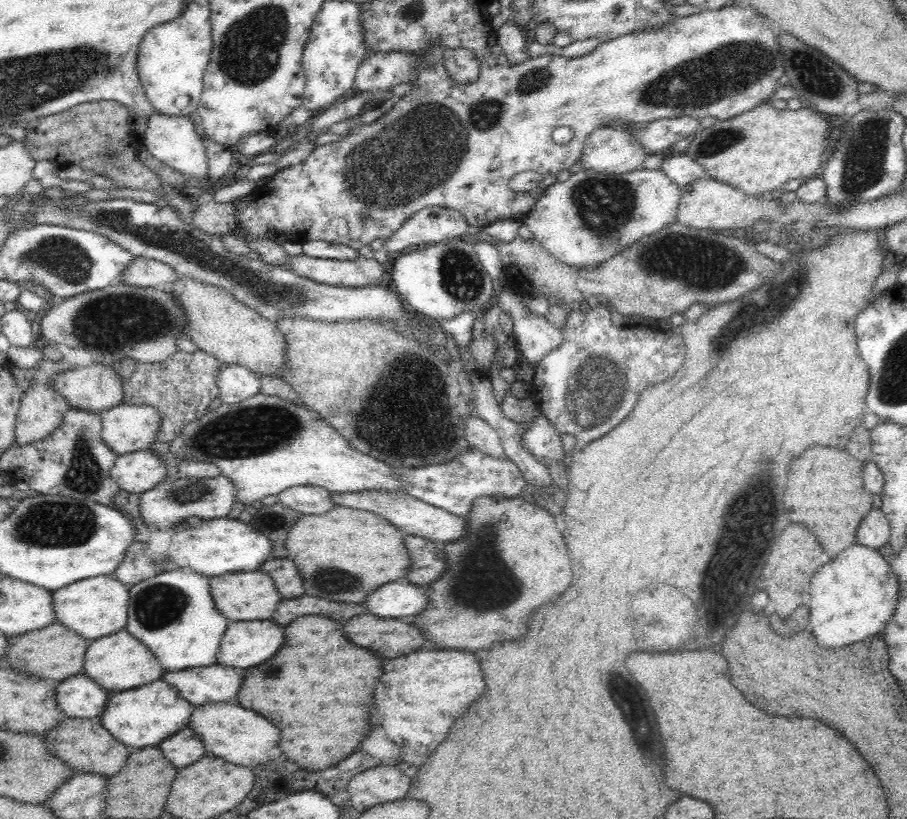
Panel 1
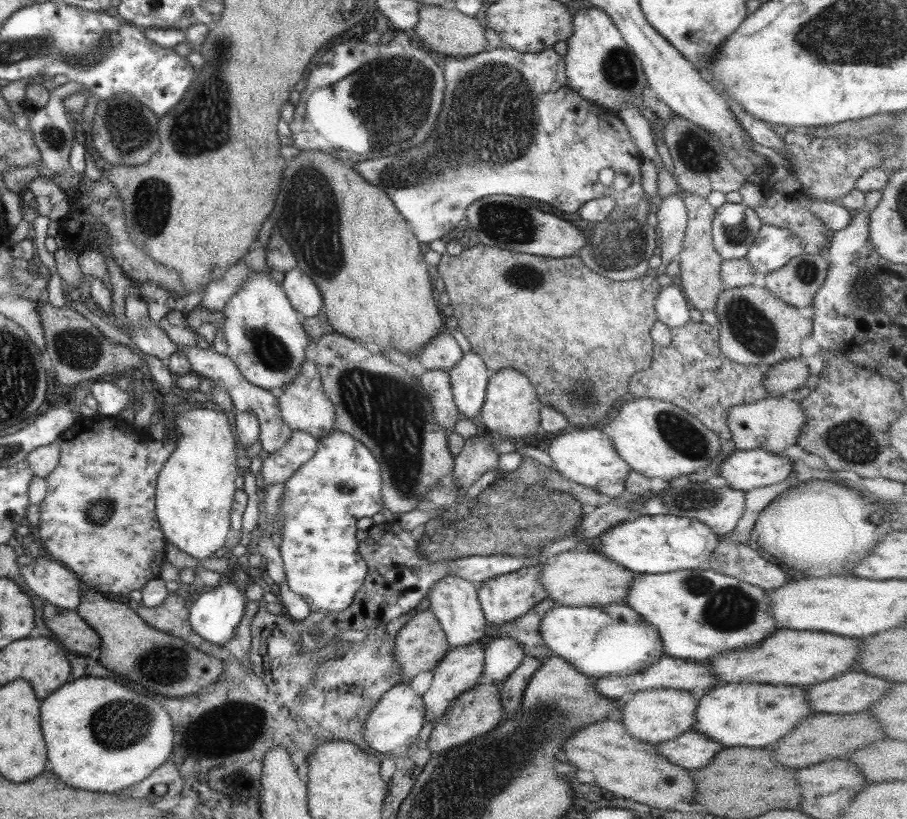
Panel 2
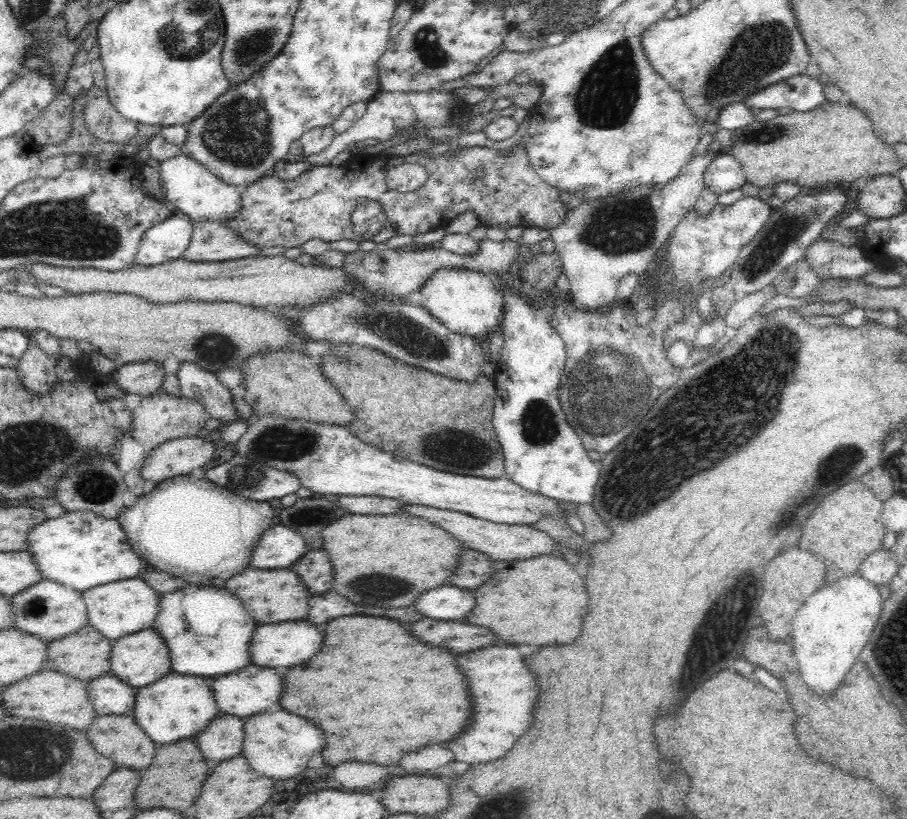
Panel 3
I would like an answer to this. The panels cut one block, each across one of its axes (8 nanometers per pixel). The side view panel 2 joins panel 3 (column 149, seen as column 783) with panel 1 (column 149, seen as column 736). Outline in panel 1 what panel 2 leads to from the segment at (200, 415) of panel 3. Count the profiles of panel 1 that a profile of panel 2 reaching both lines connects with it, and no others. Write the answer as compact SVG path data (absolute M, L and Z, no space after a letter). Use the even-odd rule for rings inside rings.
M120 403L99 413L102 441L115 455L151 450L160 428L160 413L154 406Z

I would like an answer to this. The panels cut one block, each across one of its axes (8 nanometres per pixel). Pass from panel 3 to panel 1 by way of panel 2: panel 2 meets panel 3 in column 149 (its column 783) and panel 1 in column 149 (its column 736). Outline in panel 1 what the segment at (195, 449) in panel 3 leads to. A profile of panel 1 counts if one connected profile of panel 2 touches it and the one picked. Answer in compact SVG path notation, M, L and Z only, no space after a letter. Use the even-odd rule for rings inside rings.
M152 450L116 455L116 462L110 468L110 477L119 489L134 494L143 493L166 476L166 465Z

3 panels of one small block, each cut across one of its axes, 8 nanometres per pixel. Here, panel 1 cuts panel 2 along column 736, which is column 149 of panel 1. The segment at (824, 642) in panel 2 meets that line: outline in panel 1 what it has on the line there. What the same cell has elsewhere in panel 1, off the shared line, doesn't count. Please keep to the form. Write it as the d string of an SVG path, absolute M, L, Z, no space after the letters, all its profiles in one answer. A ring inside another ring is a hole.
M127 629L90 641L88 647L86 658L84 658L83 674L110 693L144 686L149 682L160 680L164 673L160 661L140 639L134 638Z

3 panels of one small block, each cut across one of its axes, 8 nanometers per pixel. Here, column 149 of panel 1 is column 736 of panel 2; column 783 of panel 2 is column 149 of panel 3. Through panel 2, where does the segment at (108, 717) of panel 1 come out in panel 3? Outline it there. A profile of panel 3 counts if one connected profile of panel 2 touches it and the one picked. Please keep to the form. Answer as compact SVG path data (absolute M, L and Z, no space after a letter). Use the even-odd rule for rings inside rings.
M169 672L166 676L160 678L160 680L137 690L132 716L136 718L135 721L138 726L140 726L140 728L152 738L152 742L156 742L156 744L168 744L168 742L176 742L176 740L180 740L180 738L194 736L194 734L198 734L198 732L208 724L208 720L210 720L214 714L220 714L218 710L216 710L216 702L214 702L212 689L208 688L208 684L209 679L206 677L184 676L183 674Z

